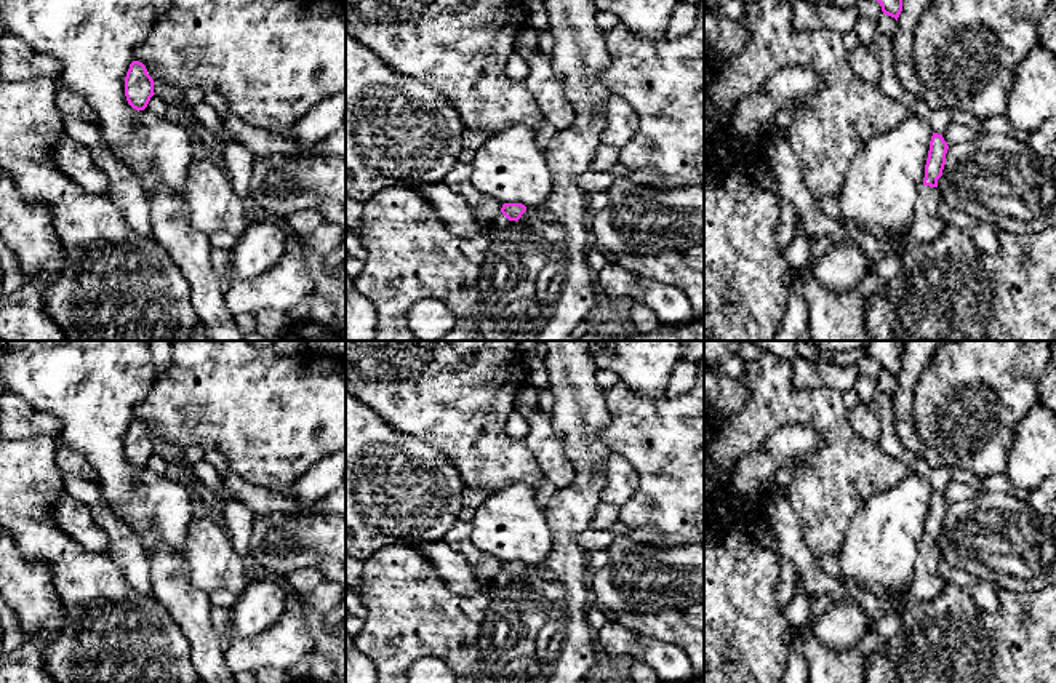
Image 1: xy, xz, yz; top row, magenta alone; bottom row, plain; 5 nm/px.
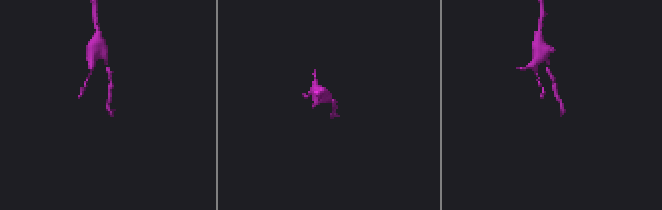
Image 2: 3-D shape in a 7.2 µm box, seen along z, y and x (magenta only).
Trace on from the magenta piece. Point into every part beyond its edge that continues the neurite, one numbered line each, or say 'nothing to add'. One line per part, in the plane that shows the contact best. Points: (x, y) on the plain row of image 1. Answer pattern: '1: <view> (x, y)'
1: yz (928, 583)

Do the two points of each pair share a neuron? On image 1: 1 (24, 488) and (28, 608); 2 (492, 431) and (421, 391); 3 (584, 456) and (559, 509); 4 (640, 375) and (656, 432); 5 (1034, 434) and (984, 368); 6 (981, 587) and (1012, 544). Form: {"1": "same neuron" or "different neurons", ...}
{"1": "different neurons", "2": "same neuron", "3": "same neuron", "4": "different neurons", "5": "different neurons", "6": "different neurons"}

